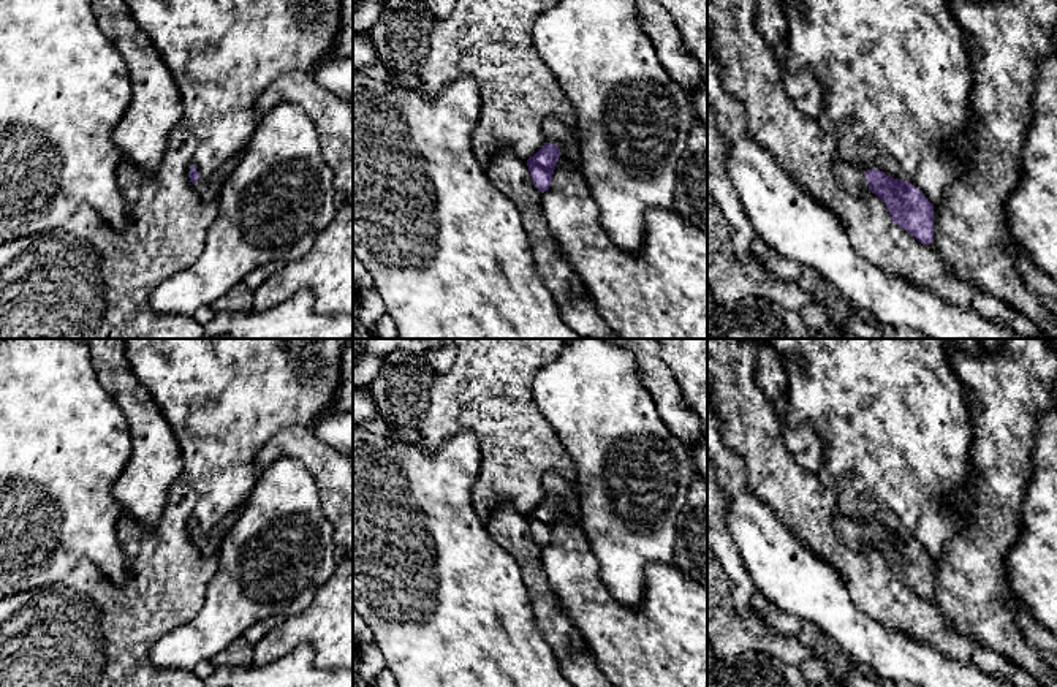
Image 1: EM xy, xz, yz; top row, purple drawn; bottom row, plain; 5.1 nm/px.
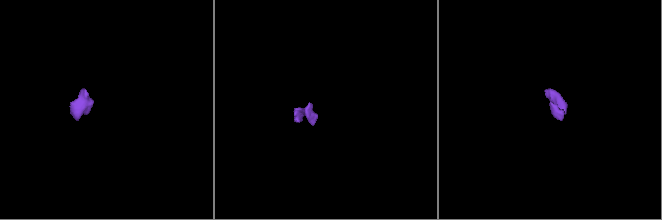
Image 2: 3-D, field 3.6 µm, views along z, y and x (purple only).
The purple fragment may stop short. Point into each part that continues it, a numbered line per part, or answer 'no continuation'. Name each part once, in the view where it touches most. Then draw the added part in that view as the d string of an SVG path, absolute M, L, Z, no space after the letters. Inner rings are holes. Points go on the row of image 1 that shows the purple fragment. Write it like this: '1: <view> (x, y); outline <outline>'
1: yz (853, 178); outline M839 157L834 161L834 174L856 196L870 192L864 171Z

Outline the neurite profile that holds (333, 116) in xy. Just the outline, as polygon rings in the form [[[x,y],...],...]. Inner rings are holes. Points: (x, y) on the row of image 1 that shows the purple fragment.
[[[291,71],[256,98],[261,119],[280,103],[299,106],[313,122],[324,161],[332,171],[337,203],[353,203],[353,104],[316,84],[312,73]]]

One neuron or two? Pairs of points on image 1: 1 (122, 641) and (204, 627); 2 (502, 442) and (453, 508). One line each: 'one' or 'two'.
1: two
2: two

